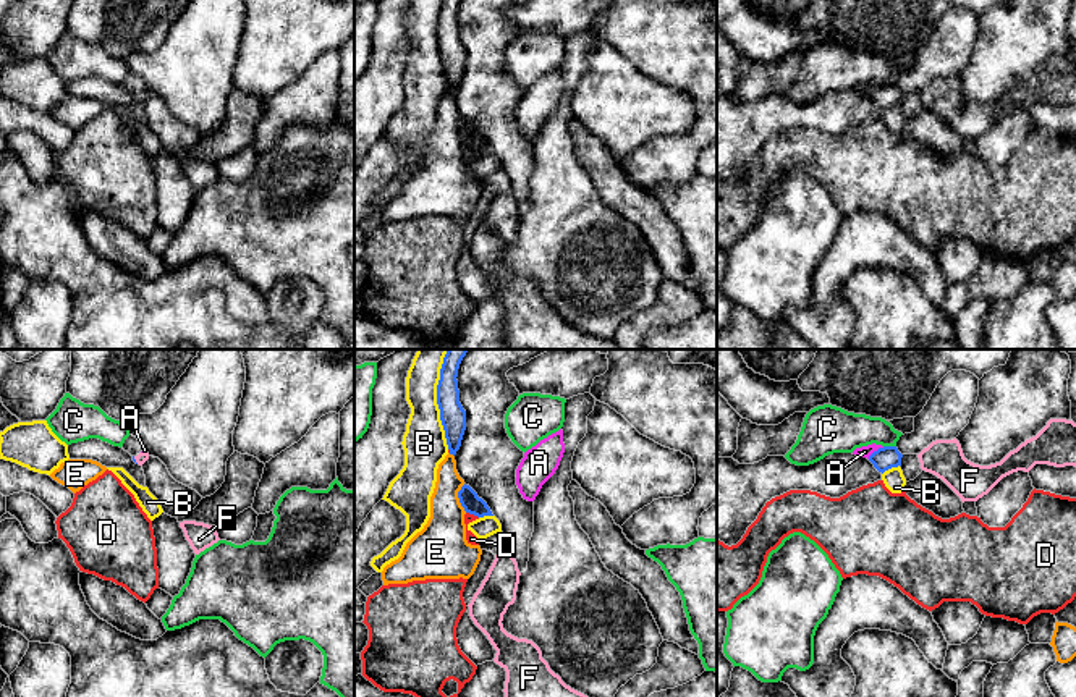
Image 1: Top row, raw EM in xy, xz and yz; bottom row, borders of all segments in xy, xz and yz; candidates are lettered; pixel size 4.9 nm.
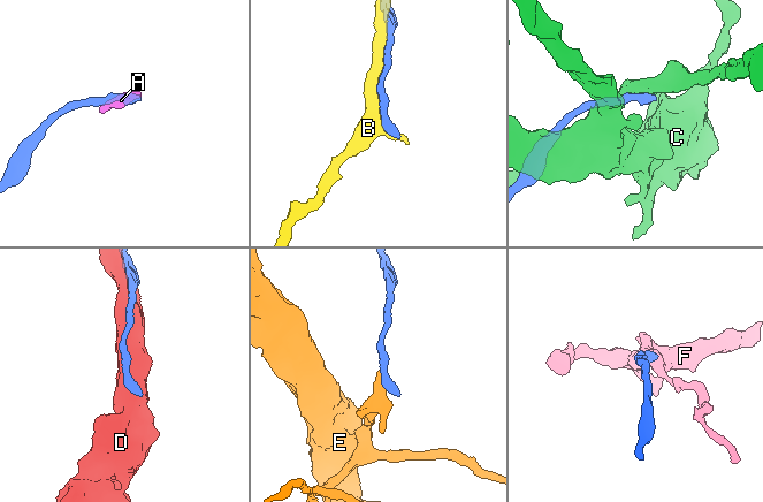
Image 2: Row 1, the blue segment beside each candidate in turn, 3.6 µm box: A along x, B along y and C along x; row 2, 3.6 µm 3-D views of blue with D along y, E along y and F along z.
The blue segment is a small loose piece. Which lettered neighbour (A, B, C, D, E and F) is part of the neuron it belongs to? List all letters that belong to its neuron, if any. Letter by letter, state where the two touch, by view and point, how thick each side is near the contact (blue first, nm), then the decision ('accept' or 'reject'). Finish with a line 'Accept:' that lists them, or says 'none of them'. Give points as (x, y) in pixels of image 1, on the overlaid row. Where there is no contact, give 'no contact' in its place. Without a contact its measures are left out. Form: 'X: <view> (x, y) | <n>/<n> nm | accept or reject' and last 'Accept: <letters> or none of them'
A: yz (877, 450) | 120/60 nm | reject
B: xz (437, 400) | 130/220 nm | reject
C: yz (890, 447) | 120/200 nm | reject
D: xz (473, 513) | 90/50 nm | reject
E: xz (458, 497) | 90/240 nm | reject
F: xy (135, 460) | 20/60 nm | accept
Accept: F

